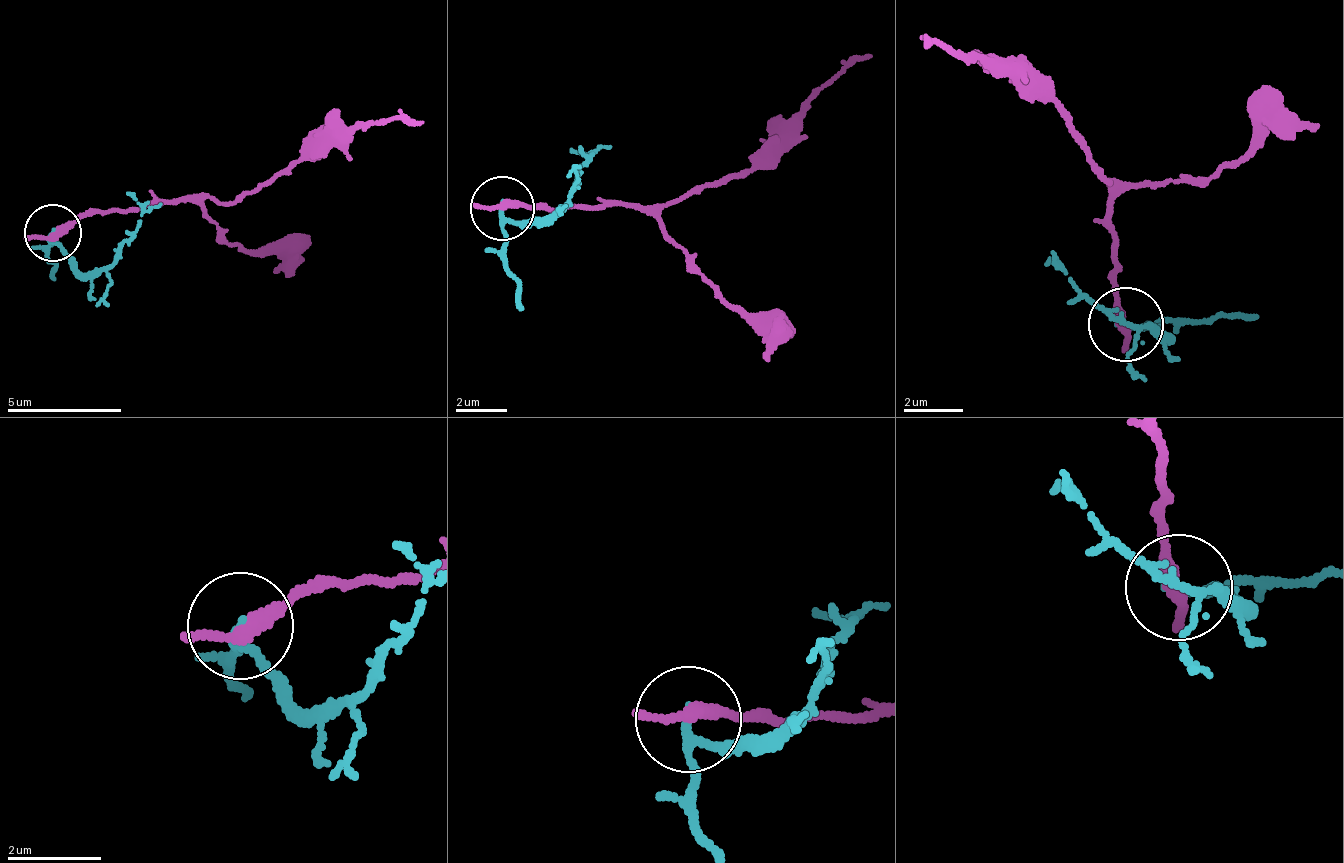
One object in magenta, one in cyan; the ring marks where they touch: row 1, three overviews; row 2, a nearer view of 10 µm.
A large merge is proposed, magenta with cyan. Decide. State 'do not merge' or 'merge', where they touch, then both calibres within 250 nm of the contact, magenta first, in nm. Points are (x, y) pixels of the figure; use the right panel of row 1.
do not merge; at (1125, 324); 280 nm thick on the magenta side, 140 nm on the other

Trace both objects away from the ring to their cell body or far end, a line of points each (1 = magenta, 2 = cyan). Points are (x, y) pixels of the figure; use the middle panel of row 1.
1: (500, 207), (548, 205), (592, 209), (609, 206), (653, 210), (698, 194), (819, 95), (873, 57)
2: (500, 207), (522, 221), (570, 199), (575, 164), (592, 156), (569, 145)

